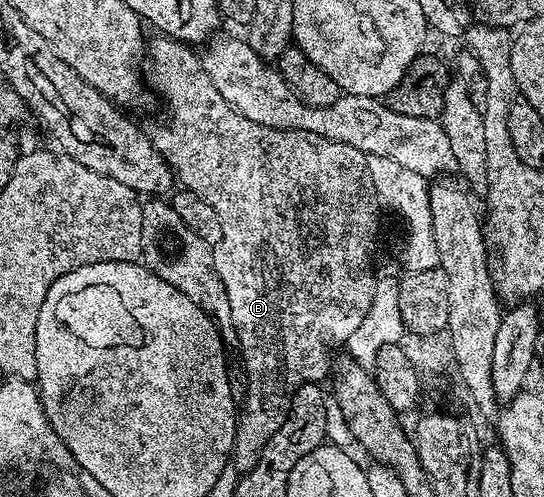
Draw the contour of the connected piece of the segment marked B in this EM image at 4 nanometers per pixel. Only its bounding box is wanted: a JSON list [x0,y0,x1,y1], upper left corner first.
[146,34,382,474]

